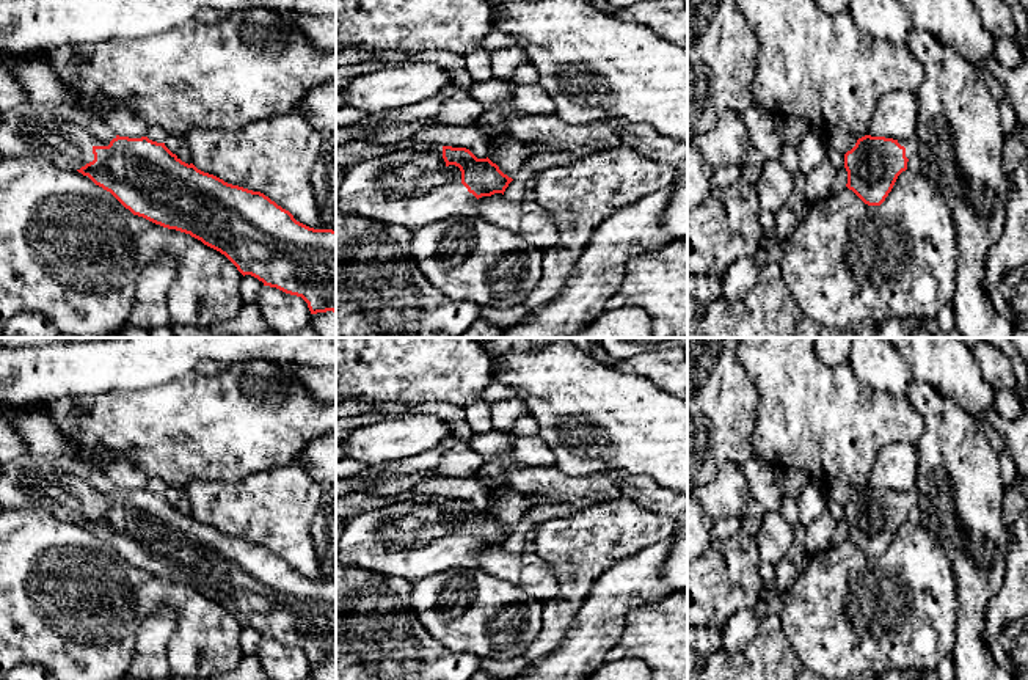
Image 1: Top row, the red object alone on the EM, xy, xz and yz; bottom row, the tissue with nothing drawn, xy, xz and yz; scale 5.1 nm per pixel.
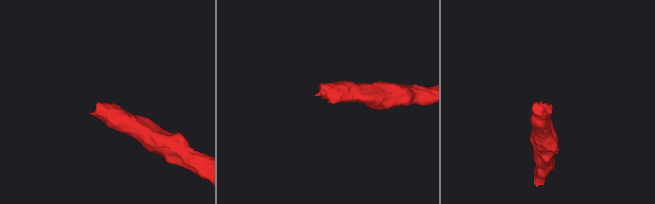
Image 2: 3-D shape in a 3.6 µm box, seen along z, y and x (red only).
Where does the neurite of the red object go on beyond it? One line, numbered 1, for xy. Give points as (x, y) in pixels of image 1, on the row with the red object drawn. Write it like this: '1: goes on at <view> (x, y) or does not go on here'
1: goes on at xy (60, 132)

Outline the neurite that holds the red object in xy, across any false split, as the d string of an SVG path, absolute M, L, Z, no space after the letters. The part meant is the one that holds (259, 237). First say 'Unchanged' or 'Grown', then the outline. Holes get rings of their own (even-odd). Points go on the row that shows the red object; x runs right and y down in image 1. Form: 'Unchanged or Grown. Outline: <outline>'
Grown. Outline: M24 102L0 113L0 154L42 155L77 170L110 192L133 215L176 229L224 254L245 276L301 297L311 314L336 313L336 231L314 229L261 192L253 192L182 162L165 143L116 135L74 105Z

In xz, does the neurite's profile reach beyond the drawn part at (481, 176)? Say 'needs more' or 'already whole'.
needs more

